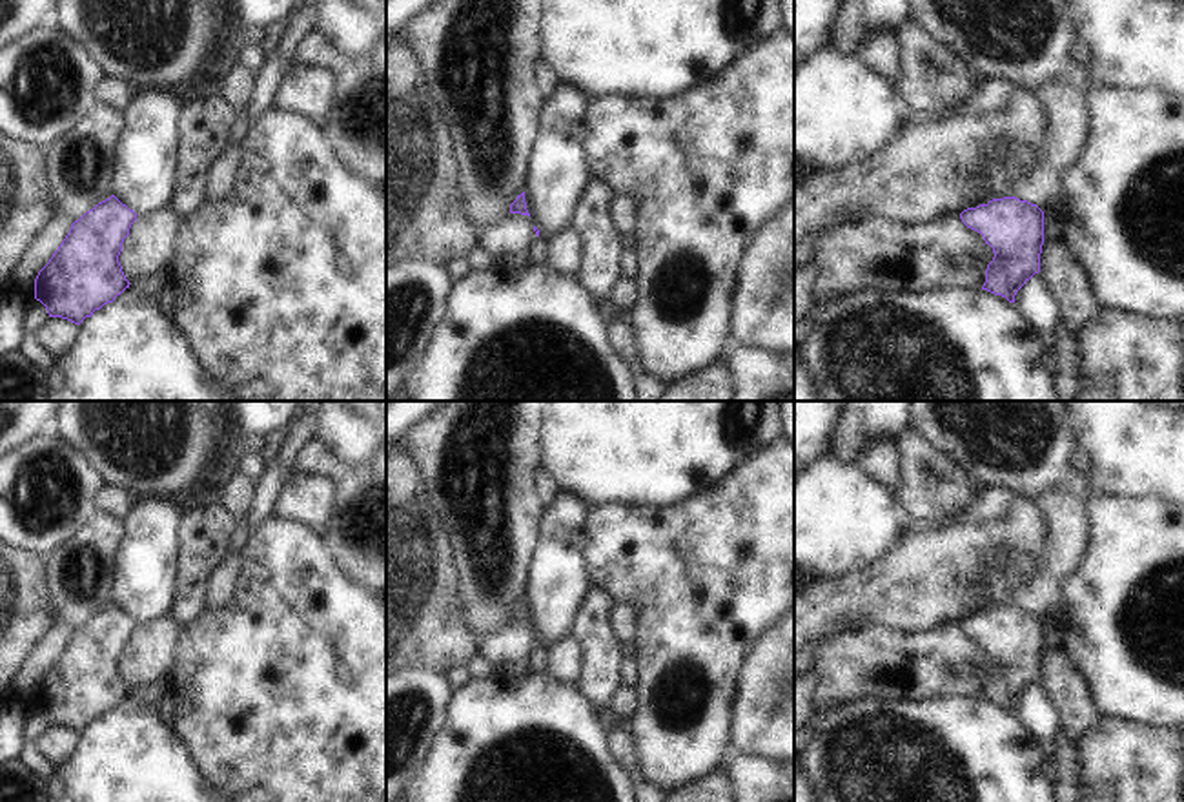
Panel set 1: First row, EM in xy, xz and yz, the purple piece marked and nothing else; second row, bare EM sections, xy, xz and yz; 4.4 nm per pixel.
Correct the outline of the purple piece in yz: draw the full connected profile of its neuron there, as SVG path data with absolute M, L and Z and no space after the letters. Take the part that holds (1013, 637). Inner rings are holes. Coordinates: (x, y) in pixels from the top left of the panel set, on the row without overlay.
M1004 605L967 616L960 627L978 640L995 662L982 698L1015 711L1016 700L1040 680L1044 620L1027 609Z

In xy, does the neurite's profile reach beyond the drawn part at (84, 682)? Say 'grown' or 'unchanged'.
unchanged

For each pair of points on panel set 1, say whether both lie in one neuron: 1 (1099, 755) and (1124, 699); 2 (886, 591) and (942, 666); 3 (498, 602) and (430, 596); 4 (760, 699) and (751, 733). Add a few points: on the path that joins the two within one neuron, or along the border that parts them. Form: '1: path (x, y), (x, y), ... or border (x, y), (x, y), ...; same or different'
1: border (1102, 713), (1157, 728); different
2: border (959, 622), (942, 622), (920, 631), (877, 626); different
3: border (452, 556), (459, 598); different
4: path (760, 708), (760, 724); same

